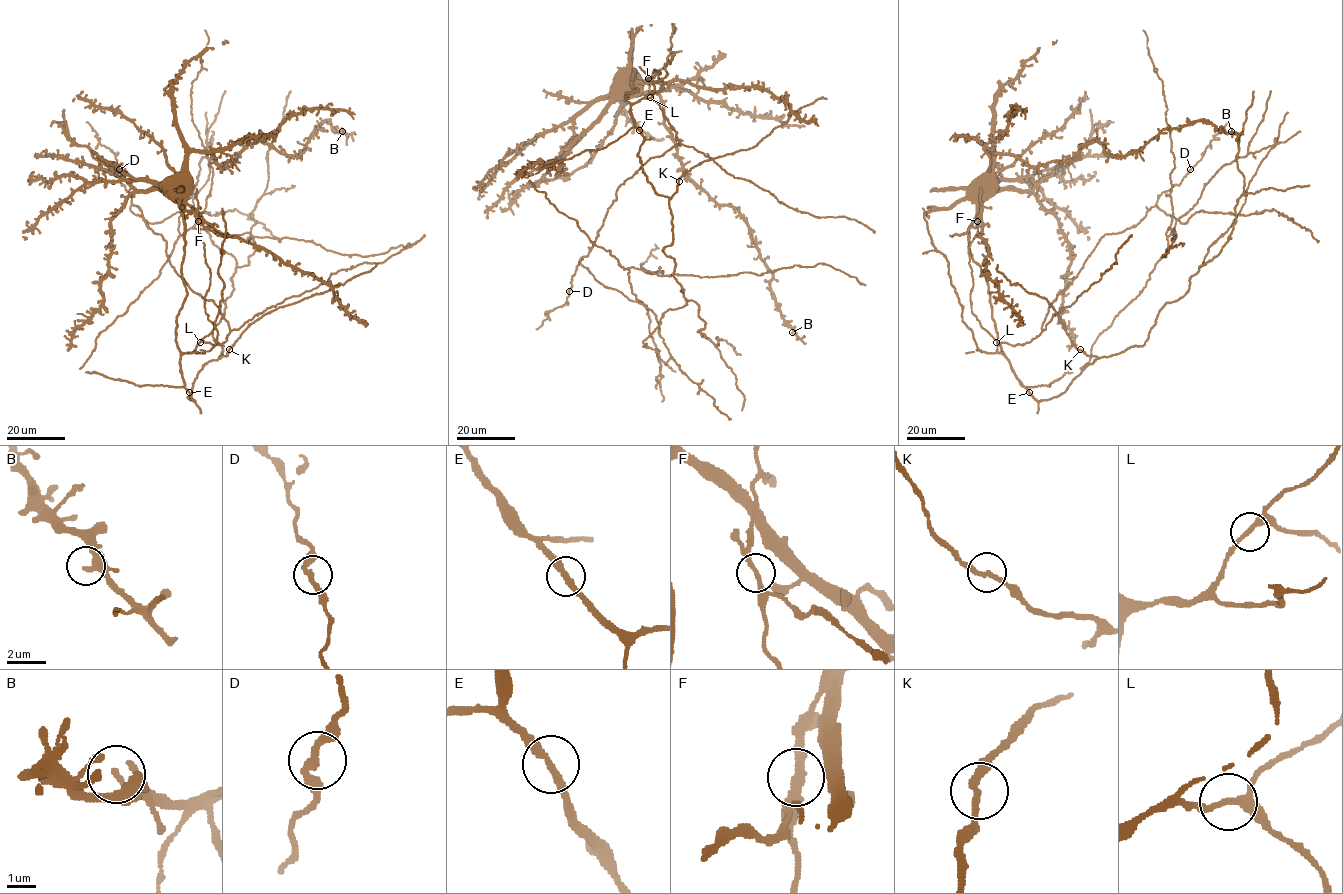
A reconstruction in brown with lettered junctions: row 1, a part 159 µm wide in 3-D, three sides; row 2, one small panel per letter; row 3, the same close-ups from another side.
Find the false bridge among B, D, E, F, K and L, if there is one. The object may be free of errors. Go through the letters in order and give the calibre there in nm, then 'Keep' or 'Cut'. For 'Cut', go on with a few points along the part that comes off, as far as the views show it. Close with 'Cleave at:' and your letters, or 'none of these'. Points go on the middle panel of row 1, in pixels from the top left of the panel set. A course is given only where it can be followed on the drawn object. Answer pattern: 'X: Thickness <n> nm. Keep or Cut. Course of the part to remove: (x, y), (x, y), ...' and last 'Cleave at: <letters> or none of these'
B: Thickness 240 nm. Keep
D: Thickness 240 nm. Keep
E: Thickness 260 nm. Keep
F: Thickness 240 nm. Cut. Course of the part to remove: (647, 79), (665, 66), (669, 55), (681, 50)
K: Thickness 240 nm. Keep
L: Thickness 240 nm. Keep
Cleave at: F

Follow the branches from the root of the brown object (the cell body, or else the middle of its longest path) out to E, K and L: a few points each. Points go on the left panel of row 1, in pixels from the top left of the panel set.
E: (176, 189), (181, 197), (185, 242), (181, 278), (186, 292), (176, 319), (176, 343), (184, 385), (189, 392)
K: (176, 189), (186, 292), (176, 343), (191, 400), (202, 366), (229, 350)
L: (176, 189), (187, 196), (186, 201), (197, 212), (199, 233), (210, 273), (204, 307), (215, 327), (200, 342)

